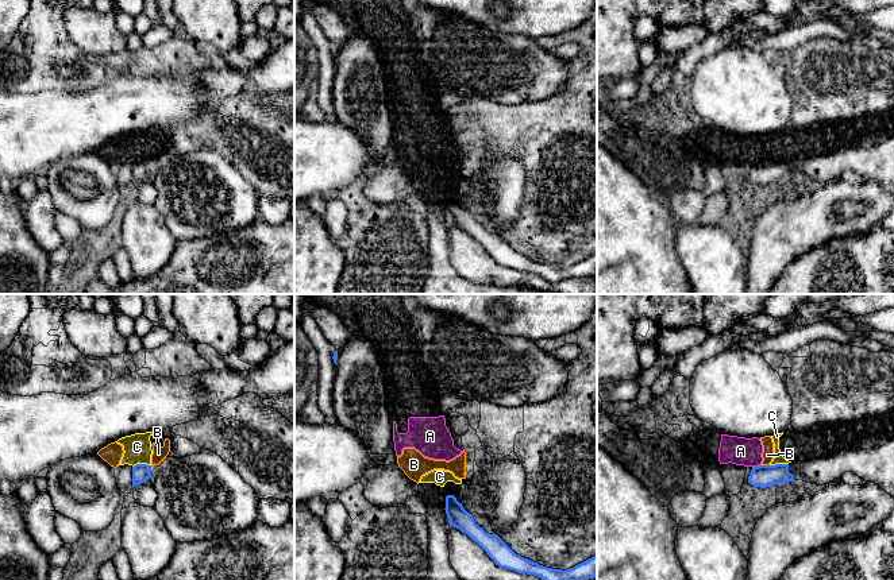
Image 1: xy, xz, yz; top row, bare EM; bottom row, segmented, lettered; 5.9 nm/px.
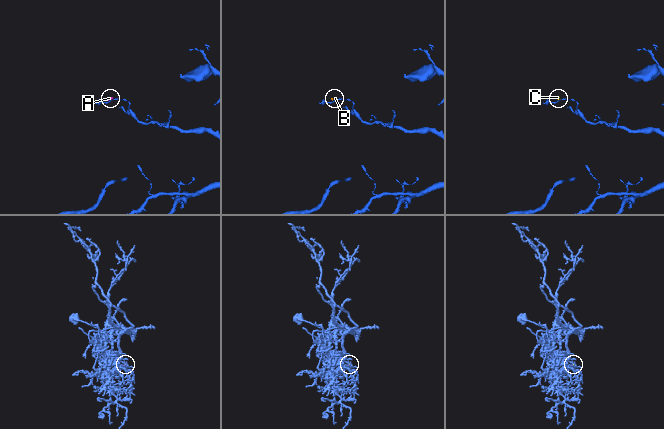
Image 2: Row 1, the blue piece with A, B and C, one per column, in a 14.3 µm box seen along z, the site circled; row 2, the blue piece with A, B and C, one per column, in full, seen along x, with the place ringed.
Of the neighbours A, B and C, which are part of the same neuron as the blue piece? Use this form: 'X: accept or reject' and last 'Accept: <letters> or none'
A: reject
B: reject
C: reject
Accept: none

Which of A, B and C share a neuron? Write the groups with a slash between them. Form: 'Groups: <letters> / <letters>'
Groups: A B C

